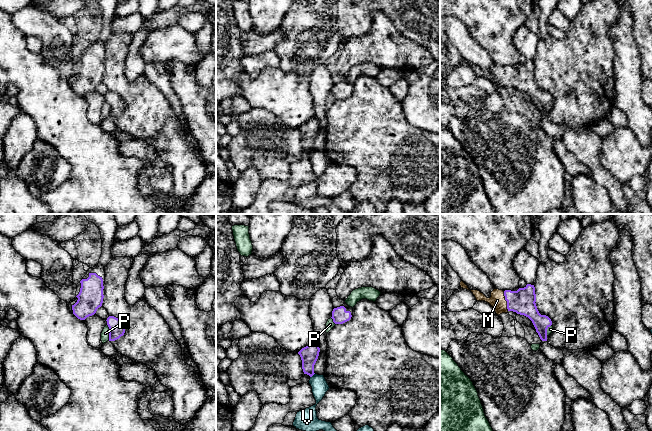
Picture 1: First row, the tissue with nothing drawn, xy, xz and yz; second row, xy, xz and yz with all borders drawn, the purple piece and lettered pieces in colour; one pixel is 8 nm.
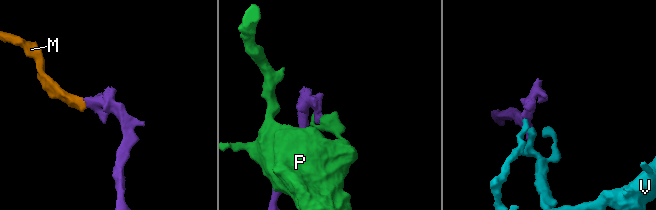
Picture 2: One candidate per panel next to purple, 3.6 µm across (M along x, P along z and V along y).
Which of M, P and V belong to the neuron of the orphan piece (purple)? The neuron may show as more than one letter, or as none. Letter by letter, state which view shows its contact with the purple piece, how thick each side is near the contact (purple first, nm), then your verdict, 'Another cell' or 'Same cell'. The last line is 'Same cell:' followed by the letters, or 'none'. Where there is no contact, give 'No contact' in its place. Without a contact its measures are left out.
M: Touches purple in yz. Thickness 200 nm (purple) against 130 nm. Same cell
P: Touches purple in xy. Thickness 130 nm (purple) against 60 nm. Another cell
V: Touches purple in xz. Thickness 140 nm (purple) against 130 nm. Another cell
Same cell: M

